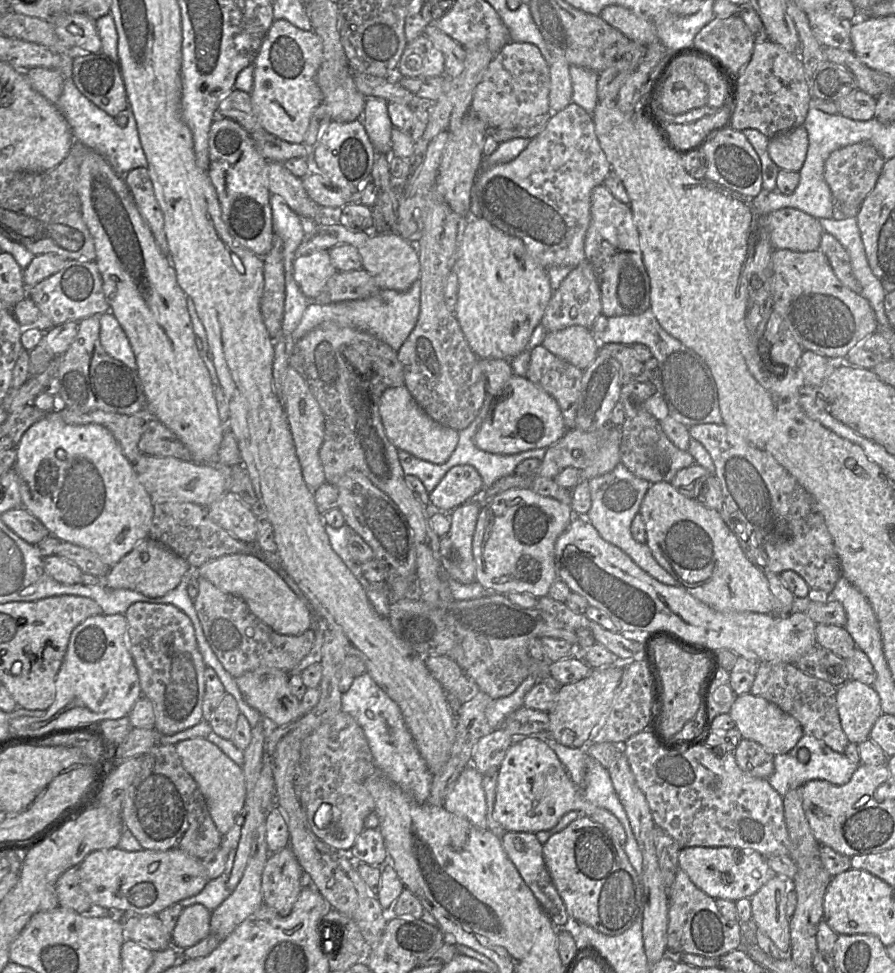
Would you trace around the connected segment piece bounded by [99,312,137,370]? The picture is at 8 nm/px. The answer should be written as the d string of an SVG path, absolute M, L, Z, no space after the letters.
M107 312L100 315L99 320L100 342L106 353L130 369L137 370L135 354L116 317L111 312Z

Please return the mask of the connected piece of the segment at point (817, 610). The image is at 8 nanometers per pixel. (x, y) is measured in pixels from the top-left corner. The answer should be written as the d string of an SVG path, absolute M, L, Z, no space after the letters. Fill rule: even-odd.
M795 597L792 612L803 612L816 624L843 627L846 623L846 613L843 605L833 599L829 599L827 602L815 602L808 597Z

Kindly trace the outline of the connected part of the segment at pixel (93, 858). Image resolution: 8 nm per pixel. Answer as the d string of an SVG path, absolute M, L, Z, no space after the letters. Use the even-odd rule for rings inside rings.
M119 847L91 852L78 865L80 883L93 904L93 911L120 911L157 915L165 908L198 894L209 882L202 859L180 849L125 851Z

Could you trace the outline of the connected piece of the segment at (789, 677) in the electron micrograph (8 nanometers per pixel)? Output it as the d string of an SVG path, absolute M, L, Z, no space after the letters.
M761 663L757 665L750 694L774 703L801 724L804 734L822 740L835 752L843 753L849 740L840 723L836 700L837 687L802 672L795 664Z

